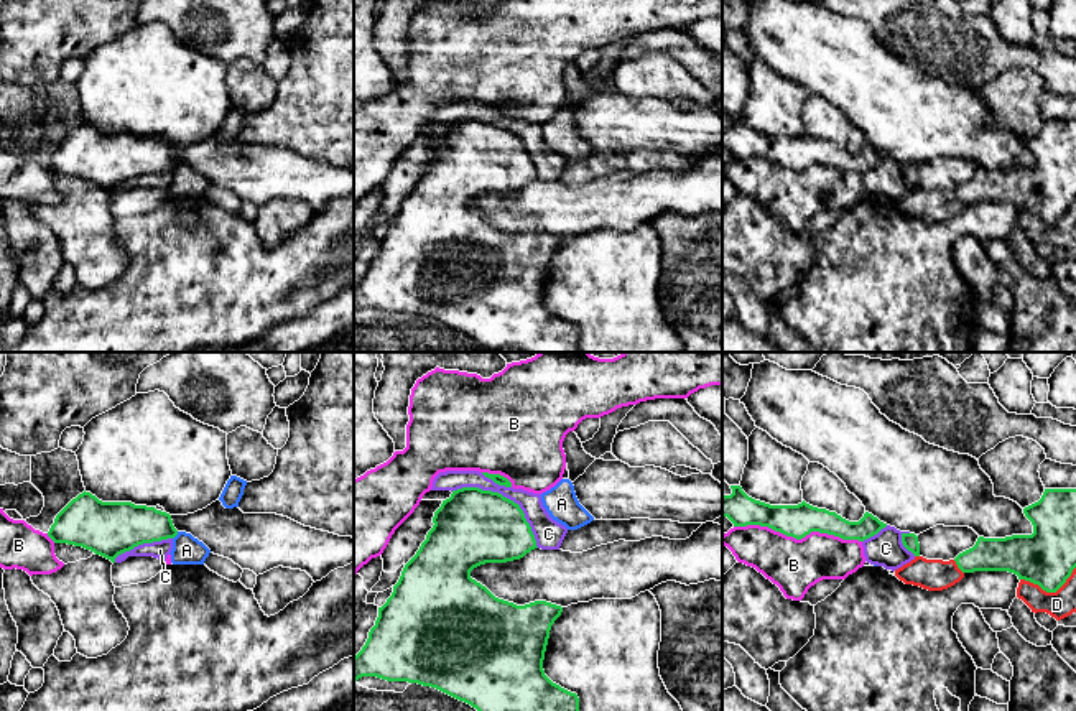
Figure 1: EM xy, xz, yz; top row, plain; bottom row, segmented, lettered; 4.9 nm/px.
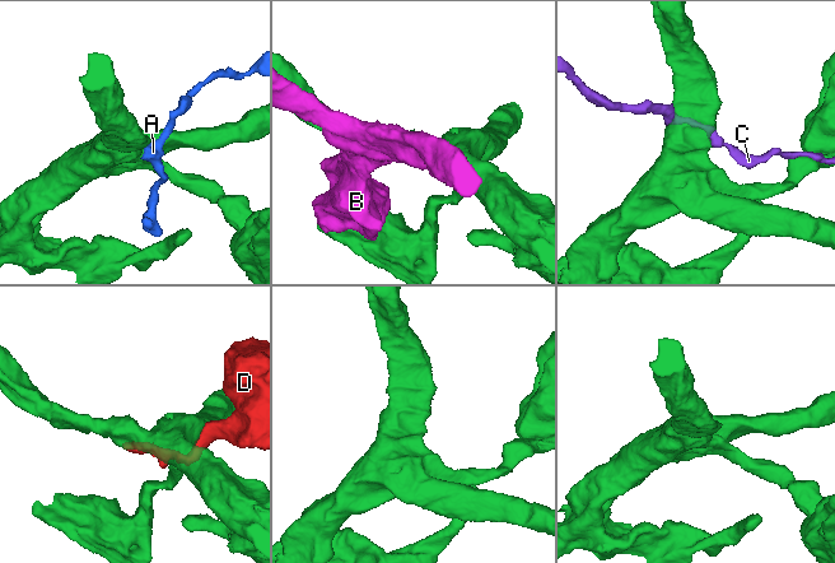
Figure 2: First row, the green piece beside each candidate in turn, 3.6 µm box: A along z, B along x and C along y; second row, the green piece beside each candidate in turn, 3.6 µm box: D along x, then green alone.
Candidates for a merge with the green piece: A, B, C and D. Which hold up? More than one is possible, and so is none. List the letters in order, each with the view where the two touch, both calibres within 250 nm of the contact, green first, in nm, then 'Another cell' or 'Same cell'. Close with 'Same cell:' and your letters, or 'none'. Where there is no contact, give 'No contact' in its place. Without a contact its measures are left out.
A: Touches green in xy. Thickness 220 nm (green) against 140 nm. Another cell
B: Touches green in yz. Thickness 160 nm (green) against 260 nm. Another cell
C: Touches green in xz. Thickness 380 nm (green) against 120 nm. Another cell
D: Touches green in yz. Thickness 280 nm (green) against 140 nm. Another cell
Same cell: none

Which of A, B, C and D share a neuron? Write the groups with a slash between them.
A / B / C / D

